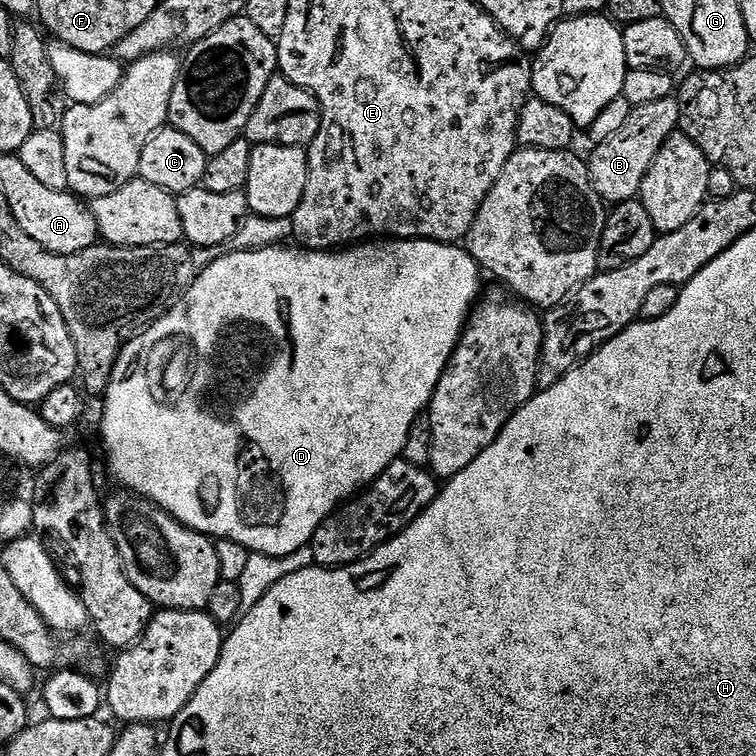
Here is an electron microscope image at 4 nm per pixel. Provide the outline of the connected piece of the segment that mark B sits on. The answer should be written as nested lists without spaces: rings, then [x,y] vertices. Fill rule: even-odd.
[[[669,98],[662,102],[650,102],[650,106],[633,108],[626,126],[606,142],[595,145],[591,150],[592,157],[587,157],[588,177],[592,189],[605,205],[615,206],[639,197],[640,187],[654,162],[658,150],[679,129],[680,101]]]

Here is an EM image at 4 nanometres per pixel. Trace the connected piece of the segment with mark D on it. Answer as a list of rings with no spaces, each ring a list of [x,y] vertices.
[[[436,240],[364,242],[359,246],[345,247],[343,250],[305,250],[300,246],[277,246],[275,248],[263,248],[257,252],[228,252],[222,258],[218,258],[218,262],[199,269],[195,280],[186,290],[183,298],[165,316],[149,324],[140,335],[133,338],[118,354],[118,362],[112,371],[108,390],[102,397],[104,417],[100,420],[100,436],[104,439],[104,452],[108,455],[108,468],[112,471],[113,478],[120,483],[119,487],[121,489],[149,500],[157,508],[170,513],[179,524],[193,528],[195,532],[201,532],[203,536],[209,538],[242,542],[242,546],[246,546],[251,553],[261,552],[267,556],[285,556],[286,554],[294,554],[294,550],[299,548],[309,547],[312,543],[314,530],[318,530],[318,526],[322,526],[322,522],[326,517],[332,515],[341,504],[351,500],[353,496],[367,488],[369,484],[373,484],[382,474],[382,470],[386,470],[386,466],[390,466],[394,461],[401,459],[411,427],[414,426],[414,422],[419,416],[425,415],[434,390],[454,354],[461,334],[464,332],[468,317],[481,295],[480,276],[482,277],[482,269],[480,265],[474,262],[474,258],[467,250],[456,244],[440,244]]]

